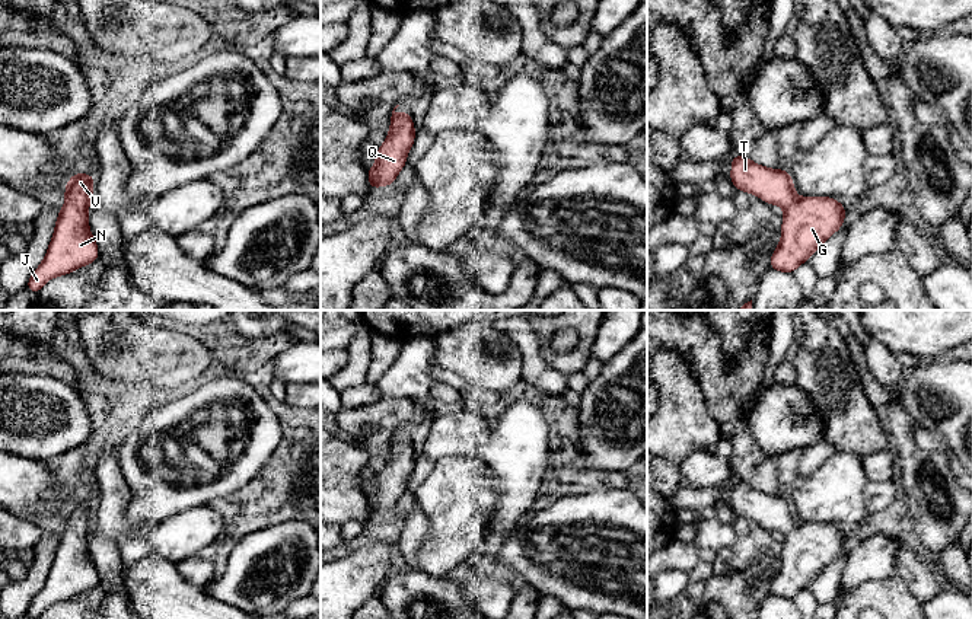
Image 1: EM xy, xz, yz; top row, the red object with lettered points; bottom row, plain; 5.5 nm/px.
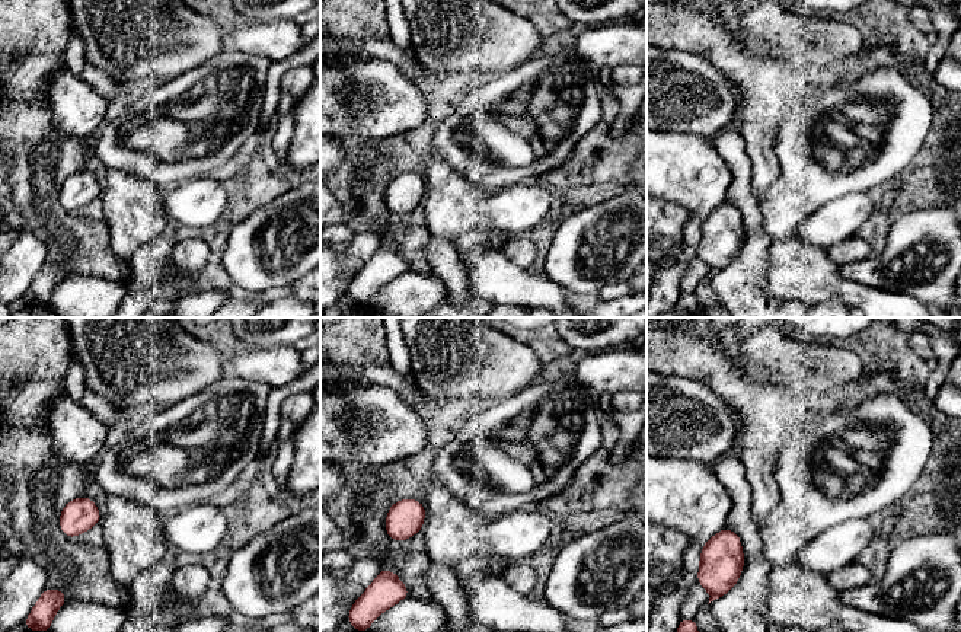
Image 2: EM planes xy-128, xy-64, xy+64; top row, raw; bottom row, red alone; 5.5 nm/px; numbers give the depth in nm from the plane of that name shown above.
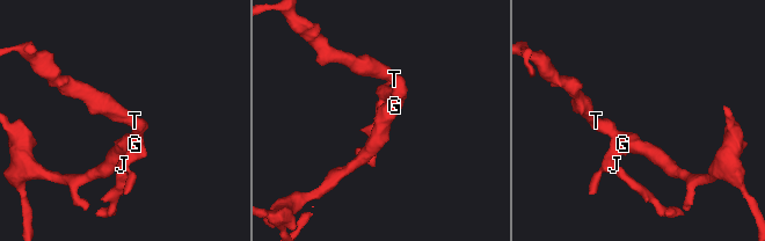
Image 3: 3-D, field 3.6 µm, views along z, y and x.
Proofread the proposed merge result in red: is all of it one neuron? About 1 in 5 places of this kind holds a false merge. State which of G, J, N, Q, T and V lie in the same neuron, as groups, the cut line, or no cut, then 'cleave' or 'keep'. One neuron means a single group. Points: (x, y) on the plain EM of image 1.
G J N Q T V; no cut; keep

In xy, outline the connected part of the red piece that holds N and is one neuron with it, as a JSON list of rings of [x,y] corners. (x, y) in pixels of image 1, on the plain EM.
[[[73,500],[64,521],[66,530],[58,537],[52,565],[41,591],[32,599],[26,615],[39,619],[51,604],[67,602],[77,594],[93,590],[99,574],[89,556],[89,530],[93,524],[95,502]]]

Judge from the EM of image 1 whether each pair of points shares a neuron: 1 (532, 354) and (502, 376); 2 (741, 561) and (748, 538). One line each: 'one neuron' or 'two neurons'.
1: two neurons
2: one neuron

